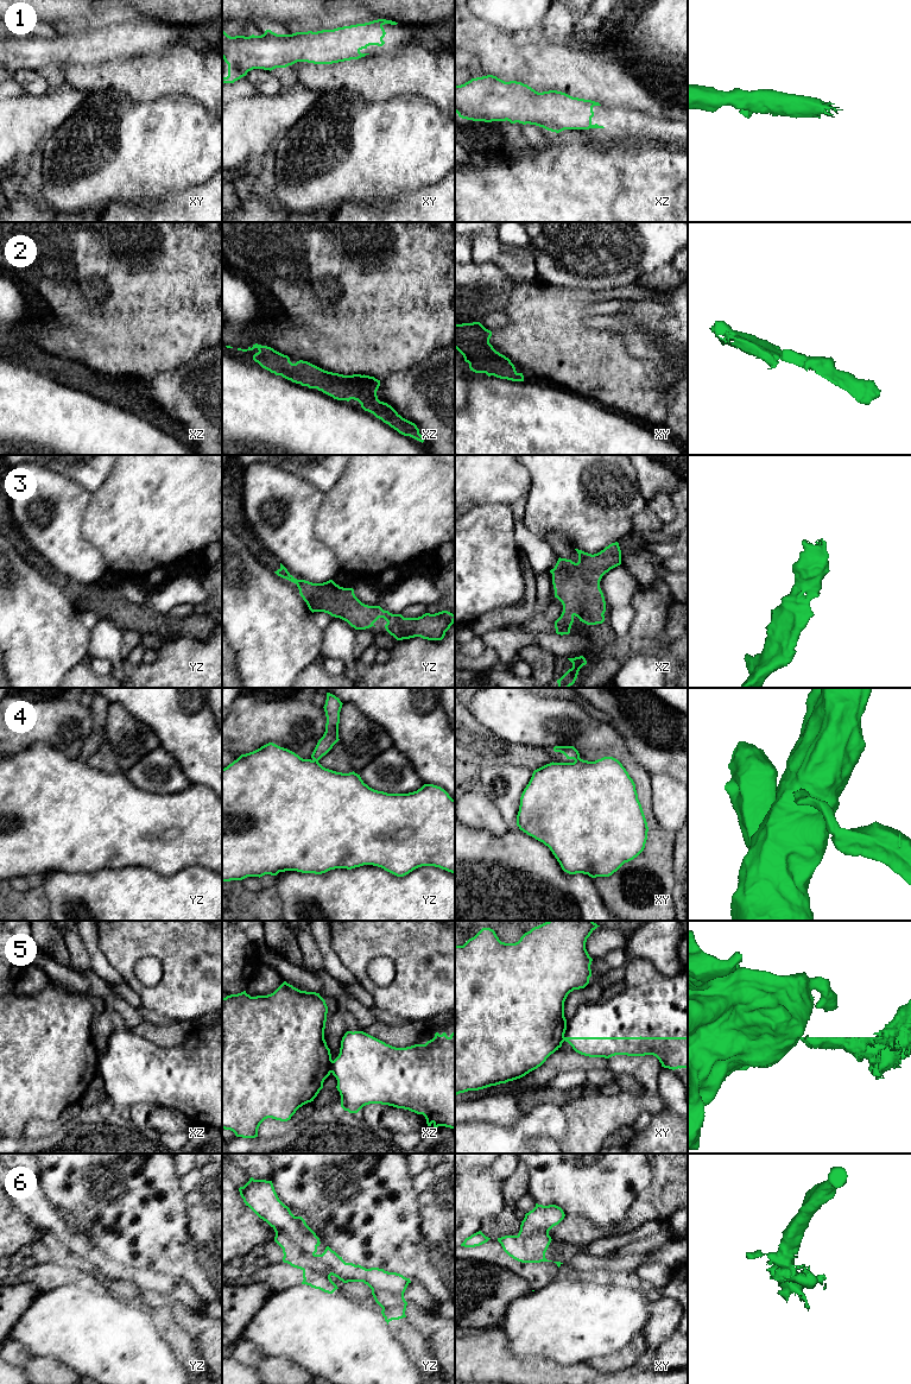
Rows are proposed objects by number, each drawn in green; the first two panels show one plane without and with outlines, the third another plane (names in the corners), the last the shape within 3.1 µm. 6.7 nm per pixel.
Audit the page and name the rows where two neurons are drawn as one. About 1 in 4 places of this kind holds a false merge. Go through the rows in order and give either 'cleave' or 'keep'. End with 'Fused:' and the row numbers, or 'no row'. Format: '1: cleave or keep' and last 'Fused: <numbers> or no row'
1: keep
2: keep
3: keep
4: cleave
5: cleave
6: keep
Fused: 4, 5

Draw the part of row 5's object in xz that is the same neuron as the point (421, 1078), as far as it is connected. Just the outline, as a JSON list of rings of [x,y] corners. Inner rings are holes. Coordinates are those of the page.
[[[347,1031],[341,1041],[340,1054],[331,1062],[331,1073],[337,1080],[341,1107],[349,1113],[358,1113],[369,1104],[381,1104],[423,1114],[428,1126],[455,1130],[455,1032],[449,1037],[445,1032],[436,1032],[425,1044],[396,1048],[363,1031]]]

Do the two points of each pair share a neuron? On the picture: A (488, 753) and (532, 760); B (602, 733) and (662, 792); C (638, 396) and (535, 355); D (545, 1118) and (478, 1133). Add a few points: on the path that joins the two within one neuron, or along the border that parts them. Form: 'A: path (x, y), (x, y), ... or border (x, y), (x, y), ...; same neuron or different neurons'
A: path (499, 753), (522, 756); same neuron
B: border (649, 775), (651, 810); different neurons
C: path (612, 377), (594, 362), (571, 355), (561, 355); same neuron
D: path (529, 1127), (522, 1135), (494, 1135); same neuron

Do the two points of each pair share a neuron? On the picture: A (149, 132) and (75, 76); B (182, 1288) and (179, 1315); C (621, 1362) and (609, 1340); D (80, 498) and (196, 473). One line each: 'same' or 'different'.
A: different
B: different
C: different
D: different

